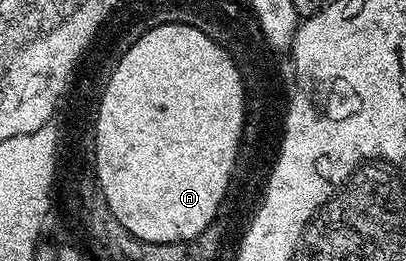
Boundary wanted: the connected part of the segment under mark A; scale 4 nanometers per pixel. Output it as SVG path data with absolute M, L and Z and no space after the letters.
M163 23L158 26L155 32L146 33L145 39L140 39L137 47L132 47L129 55L123 55L123 61L120 65L115 65L115 73L112 81L107 81L107 94L104 105L99 105L99 181L103 181L107 193L107 205L113 206L113 211L121 215L121 224L123 229L137 231L138 237L145 239L186 239L197 235L205 223L209 223L209 215L213 215L213 207L217 207L217 199L221 199L221 187L225 187L225 175L229 175L229 163L233 163L233 147L237 147L237 126L239 125L240 106L237 102L237 90L235 89L235 72L227 65L225 55L219 54L211 37L205 32L192 27L189 24Z

